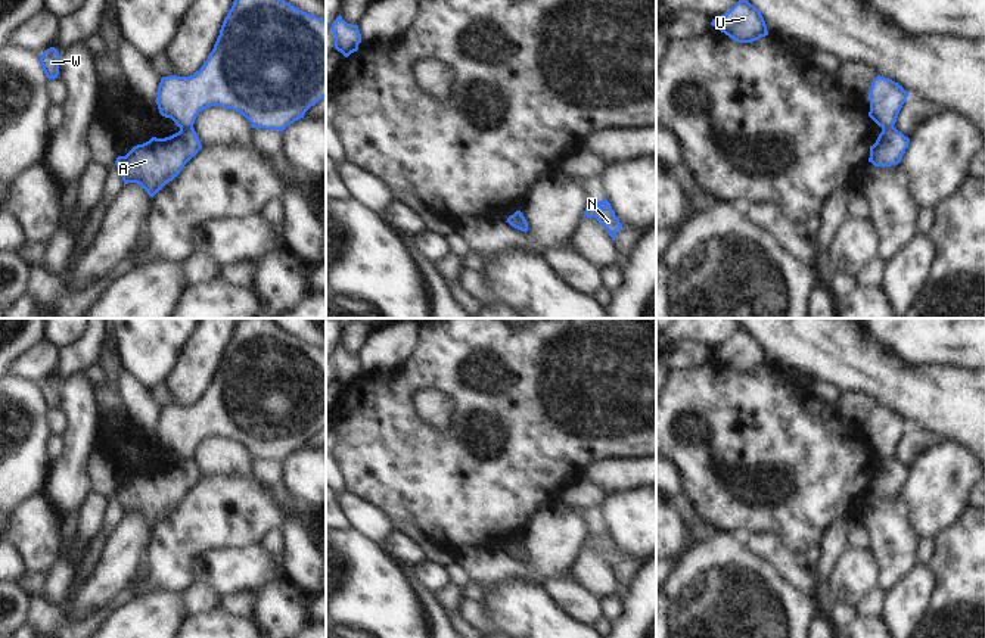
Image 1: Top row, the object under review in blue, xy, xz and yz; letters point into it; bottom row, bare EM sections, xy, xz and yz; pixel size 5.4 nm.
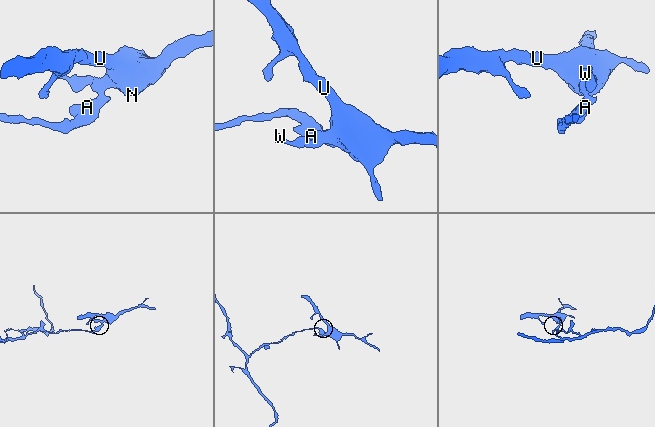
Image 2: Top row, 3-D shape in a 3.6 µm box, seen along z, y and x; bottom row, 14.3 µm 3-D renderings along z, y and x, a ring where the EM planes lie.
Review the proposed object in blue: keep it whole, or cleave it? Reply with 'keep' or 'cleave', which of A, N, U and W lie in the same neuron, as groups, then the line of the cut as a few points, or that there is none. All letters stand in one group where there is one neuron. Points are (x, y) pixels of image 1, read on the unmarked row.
cleave; A / N U W; cut in xy along (192, 456), (180, 458)

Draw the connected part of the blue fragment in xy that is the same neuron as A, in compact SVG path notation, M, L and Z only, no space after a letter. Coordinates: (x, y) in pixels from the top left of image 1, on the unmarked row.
M180 458L170 467L152 467L149 472L134 476L125 486L118 486L115 495L124 516L137 513L153 527L201 479L202 474L195 458Z

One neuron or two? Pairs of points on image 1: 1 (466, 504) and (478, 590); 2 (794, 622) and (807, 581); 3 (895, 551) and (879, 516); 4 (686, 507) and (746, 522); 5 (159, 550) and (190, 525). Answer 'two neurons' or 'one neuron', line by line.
1: two neurons
2: two neurons
3: one neuron
4: two neurons
5: one neuron

